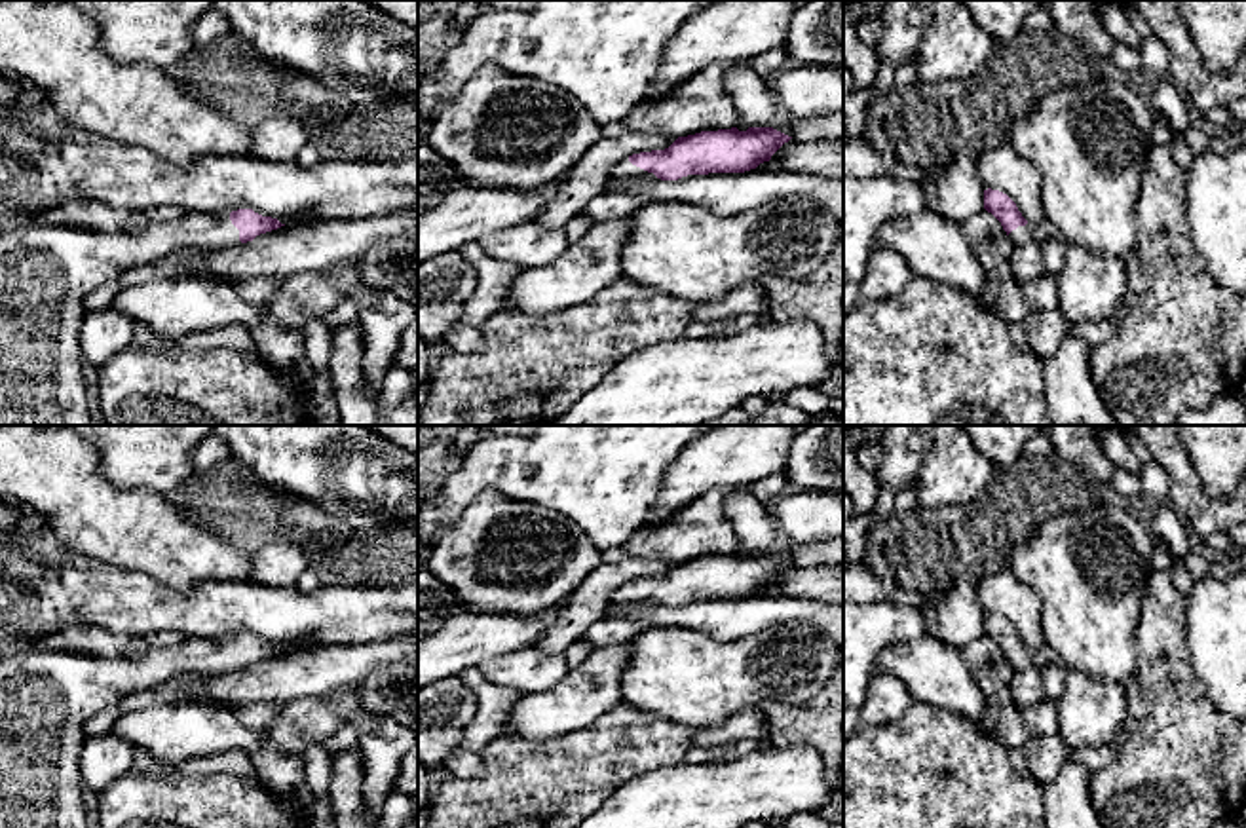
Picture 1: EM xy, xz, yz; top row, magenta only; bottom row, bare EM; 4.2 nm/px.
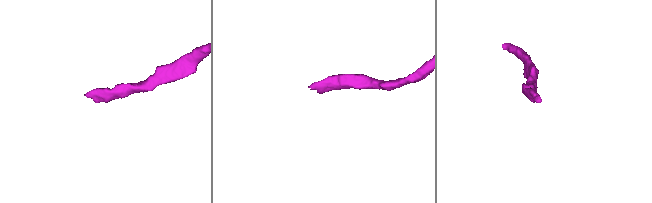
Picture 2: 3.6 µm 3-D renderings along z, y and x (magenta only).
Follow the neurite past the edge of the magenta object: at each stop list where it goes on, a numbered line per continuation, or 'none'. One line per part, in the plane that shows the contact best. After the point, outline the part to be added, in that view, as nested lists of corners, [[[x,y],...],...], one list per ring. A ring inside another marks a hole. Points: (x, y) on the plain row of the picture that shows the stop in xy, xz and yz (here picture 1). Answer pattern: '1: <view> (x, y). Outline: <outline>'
1: xz (623, 595). Outline: [[[625,583],[610,596],[608,610],[606,610],[604,617],[623,619],[623,615],[617,610],[621,606],[629,606],[634,602],[655,602],[655,600],[632,591],[629,587],[629,583]]]

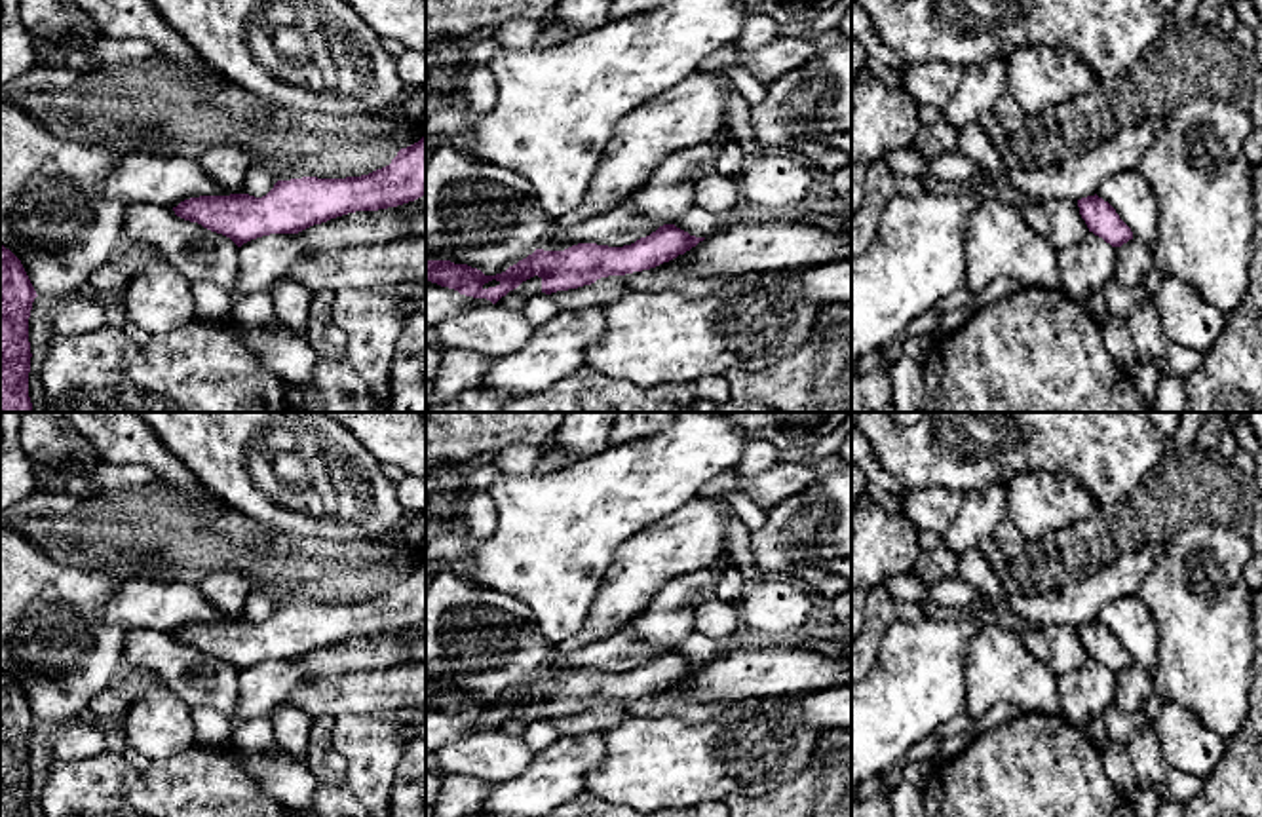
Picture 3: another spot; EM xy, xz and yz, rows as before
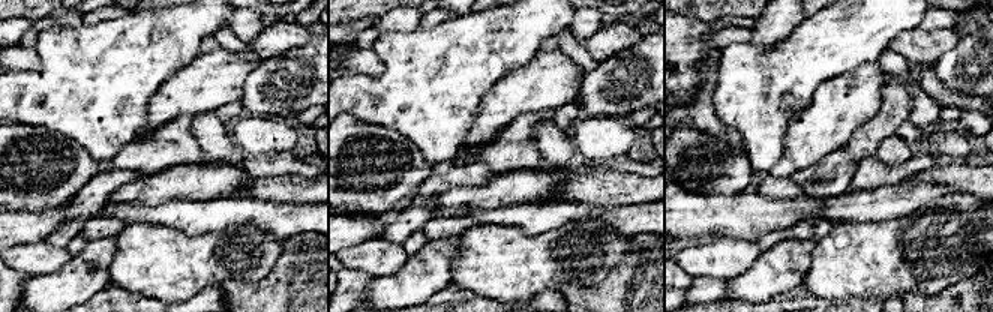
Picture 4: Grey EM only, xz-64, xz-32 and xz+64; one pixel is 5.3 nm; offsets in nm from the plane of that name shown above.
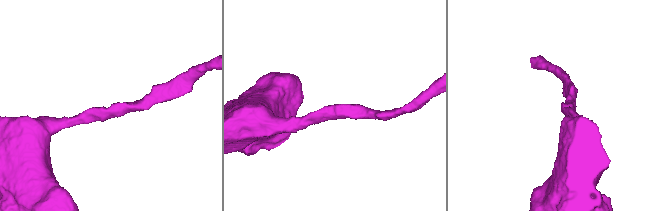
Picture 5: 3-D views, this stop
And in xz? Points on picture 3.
none

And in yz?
none

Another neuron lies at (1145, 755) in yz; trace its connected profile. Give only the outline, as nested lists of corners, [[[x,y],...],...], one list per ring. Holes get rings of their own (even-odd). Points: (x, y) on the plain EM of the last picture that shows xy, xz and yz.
[[[1152,724],[1138,726],[1123,745],[1137,781],[1163,788],[1171,768],[1163,758]]]

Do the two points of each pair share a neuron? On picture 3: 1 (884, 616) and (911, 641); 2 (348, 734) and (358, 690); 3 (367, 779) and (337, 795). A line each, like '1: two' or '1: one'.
1: two
2: two
3: two

